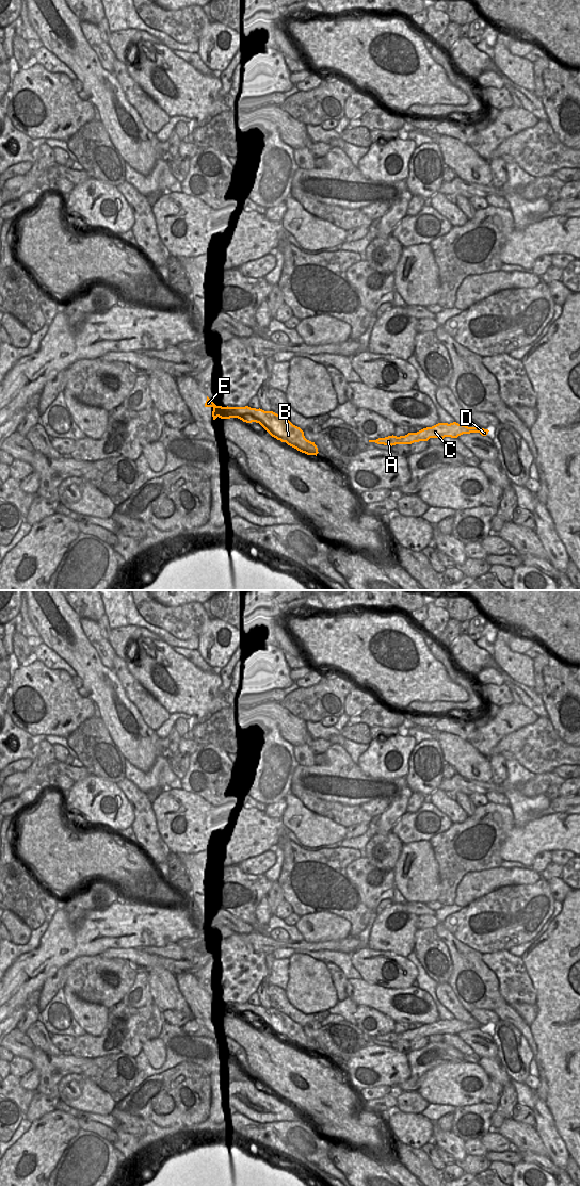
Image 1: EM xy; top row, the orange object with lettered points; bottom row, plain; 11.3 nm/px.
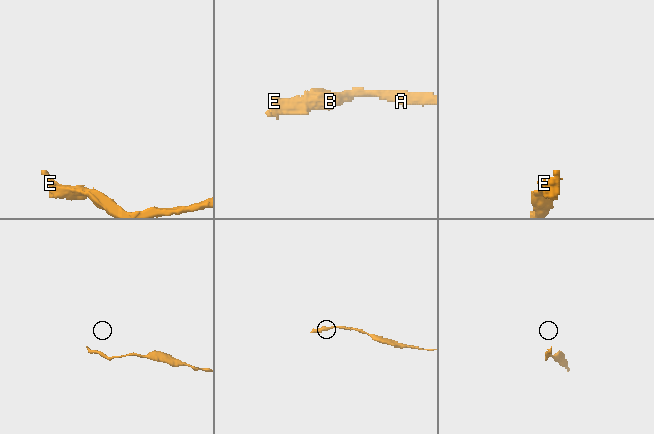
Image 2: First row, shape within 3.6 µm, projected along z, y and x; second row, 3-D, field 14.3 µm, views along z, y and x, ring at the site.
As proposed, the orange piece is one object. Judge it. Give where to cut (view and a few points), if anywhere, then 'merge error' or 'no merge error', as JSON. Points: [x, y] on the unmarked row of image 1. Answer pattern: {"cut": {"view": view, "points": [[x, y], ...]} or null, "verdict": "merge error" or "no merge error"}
{"cut": null, "verdict": "no merge error"}

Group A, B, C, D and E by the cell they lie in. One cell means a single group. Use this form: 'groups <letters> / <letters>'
groups A B C D E

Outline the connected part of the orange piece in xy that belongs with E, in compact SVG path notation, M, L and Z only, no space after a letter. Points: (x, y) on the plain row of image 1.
M208 993L205 999L205 1004L213 1005L212 1008L213 1017L215 1017L219 1013L221 1015L238 1014L246 1020L256 1019L259 1020L272 1034L276 1035L277 1037L280 1037L281 1039L286 1039L288 1042L296 1045L302 1050L305 1050L307 1052L316 1052L316 1053L319 1050L315 1039L307 1037L304 1032L304 1028L300 1024L293 1022L289 1017L273 1008L264 1008L260 1005L256 1006L256 1005L251 1005L248 1003L245 1004L216 1003Z

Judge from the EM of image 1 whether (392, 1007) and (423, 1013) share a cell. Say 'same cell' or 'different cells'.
same cell

